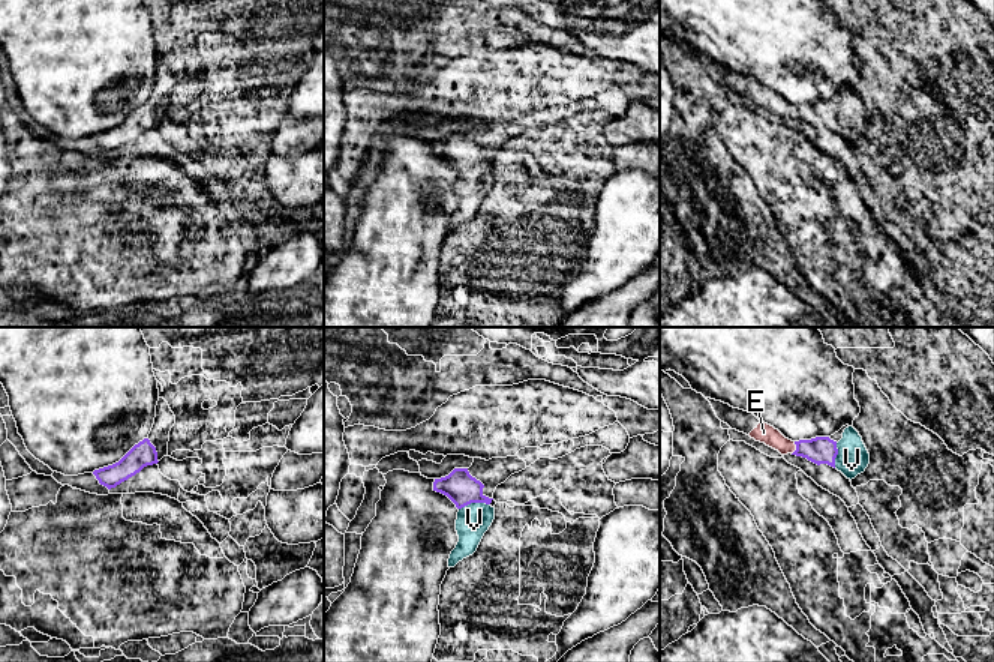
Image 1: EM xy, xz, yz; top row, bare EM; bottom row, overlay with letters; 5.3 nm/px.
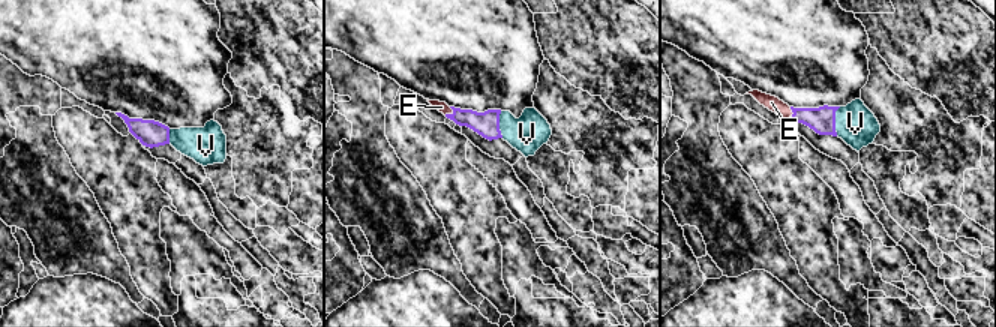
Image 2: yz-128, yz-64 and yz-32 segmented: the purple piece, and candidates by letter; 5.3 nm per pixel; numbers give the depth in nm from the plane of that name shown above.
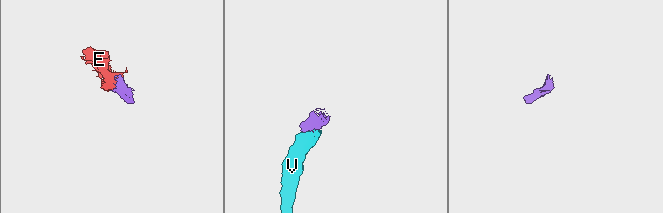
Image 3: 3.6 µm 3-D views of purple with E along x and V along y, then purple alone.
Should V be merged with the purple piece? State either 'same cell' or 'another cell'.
same cell

